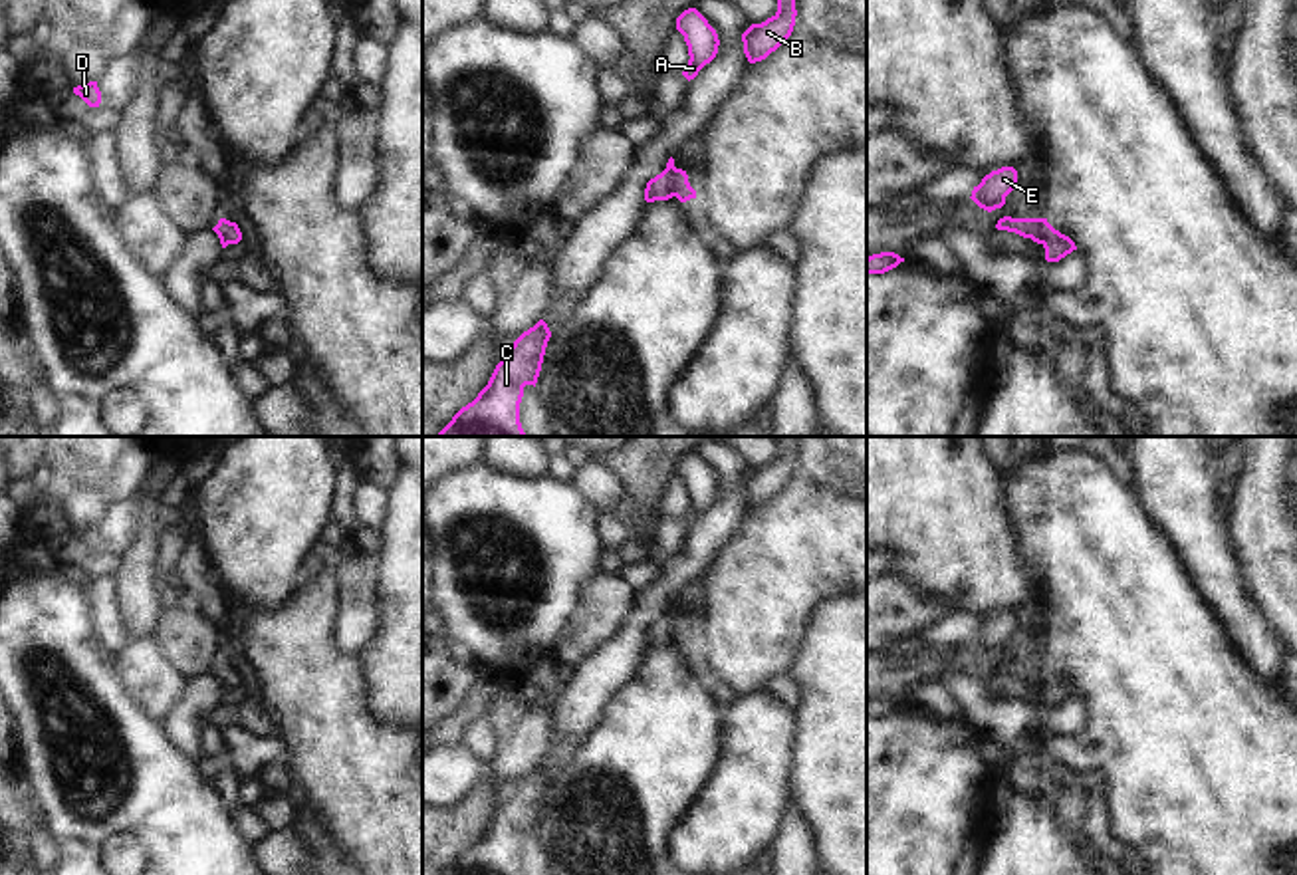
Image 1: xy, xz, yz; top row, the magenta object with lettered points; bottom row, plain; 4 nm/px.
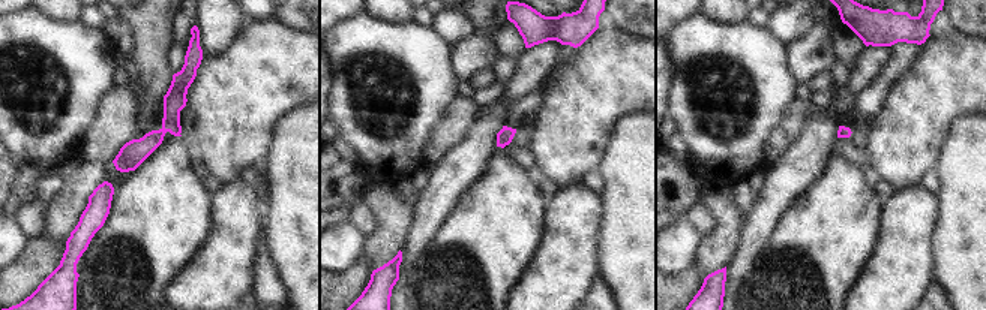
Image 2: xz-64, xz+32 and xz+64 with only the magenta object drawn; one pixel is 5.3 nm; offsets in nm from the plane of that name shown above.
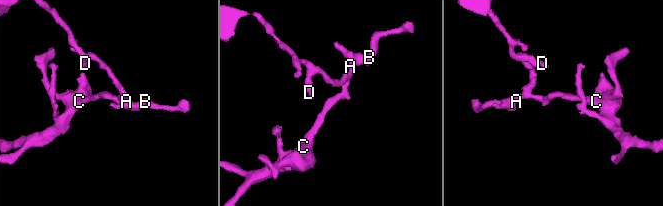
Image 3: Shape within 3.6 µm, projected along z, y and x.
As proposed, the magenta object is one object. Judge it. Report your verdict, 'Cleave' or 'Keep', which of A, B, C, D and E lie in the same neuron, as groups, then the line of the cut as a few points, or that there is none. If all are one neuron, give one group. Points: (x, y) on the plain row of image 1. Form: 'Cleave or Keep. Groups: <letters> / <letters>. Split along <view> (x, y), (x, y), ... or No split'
Cleave. Groups: A B D E / C. Split along xz (665, 614), (675, 639).

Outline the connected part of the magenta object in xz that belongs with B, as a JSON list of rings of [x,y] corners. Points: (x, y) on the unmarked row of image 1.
[[[775,437],[777,456],[762,468],[752,468],[744,478],[744,498],[750,508],[766,504],[793,476],[795,470],[795,437]]]

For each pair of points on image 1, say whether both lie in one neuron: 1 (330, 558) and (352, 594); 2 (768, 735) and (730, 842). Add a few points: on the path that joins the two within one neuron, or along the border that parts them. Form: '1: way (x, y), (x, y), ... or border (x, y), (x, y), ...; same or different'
1: border (342, 534), (340, 566), (334, 574); different
2: way (754, 760), (748, 794), (736, 816); same

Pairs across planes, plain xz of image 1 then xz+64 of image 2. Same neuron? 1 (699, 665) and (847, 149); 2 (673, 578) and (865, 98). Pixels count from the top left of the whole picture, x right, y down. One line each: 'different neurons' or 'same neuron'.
1: same neuron
2: different neurons

